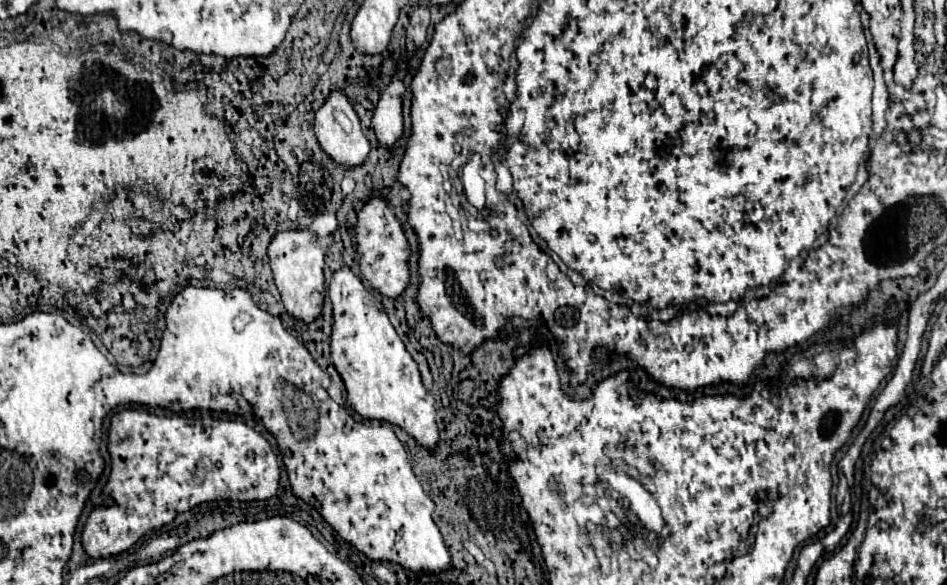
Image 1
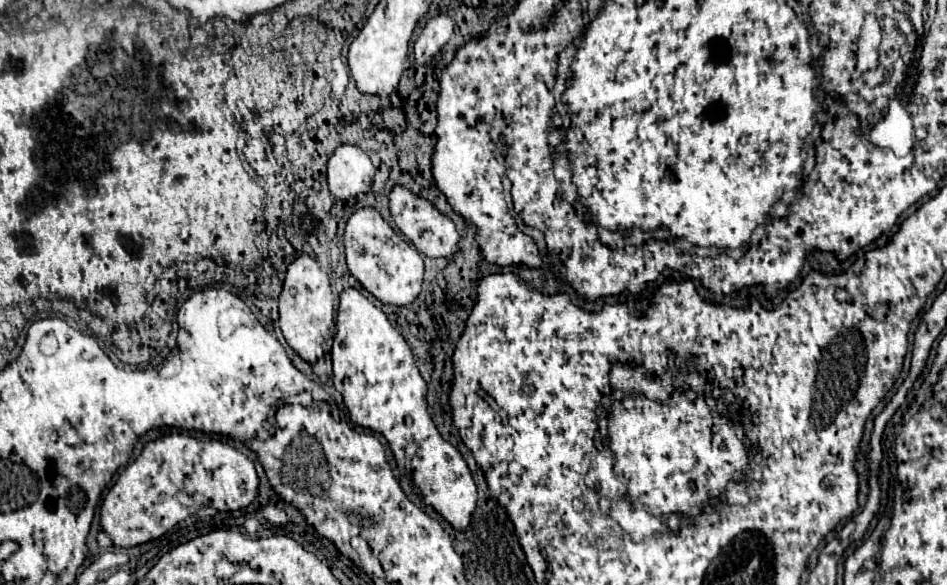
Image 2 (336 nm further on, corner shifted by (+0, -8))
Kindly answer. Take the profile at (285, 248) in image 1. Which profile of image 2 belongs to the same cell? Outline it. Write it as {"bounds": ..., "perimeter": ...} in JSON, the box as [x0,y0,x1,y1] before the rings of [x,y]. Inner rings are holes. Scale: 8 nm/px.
{"bounds":[280,253,334,363],"perimeter":[[[302,253],[298,255],[284,277],[284,289],[280,293],[280,329],[286,343],[308,363],[323,356],[324,335],[334,325],[334,299],[328,275],[318,267],[316,259]]]}

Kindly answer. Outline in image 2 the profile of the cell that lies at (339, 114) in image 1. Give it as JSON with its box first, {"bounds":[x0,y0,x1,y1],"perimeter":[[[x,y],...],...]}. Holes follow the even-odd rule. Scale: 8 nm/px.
{"bounds":[328,145,374,199],"perimeter":[[[338,145],[328,159],[330,193],[348,199],[368,193],[372,187],[374,165],[366,151],[358,145]]]}

